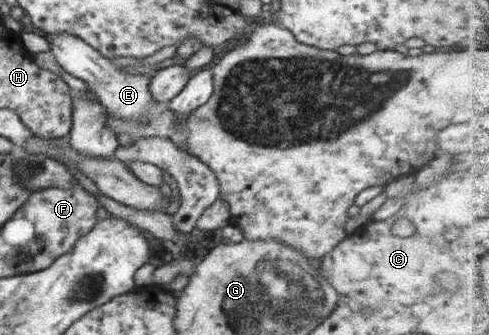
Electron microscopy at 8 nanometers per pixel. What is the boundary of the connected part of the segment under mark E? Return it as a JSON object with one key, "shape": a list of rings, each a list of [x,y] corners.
{"shape":[[[64,32],[51,35],[50,51],[54,54],[57,64],[66,73],[75,76],[75,78],[81,78],[88,84],[88,90],[96,94],[98,102],[103,104],[109,113],[115,113],[118,117],[137,117],[138,122],[141,121],[141,116],[144,117],[155,103],[159,103],[152,98],[149,90],[150,80],[155,72],[169,66],[182,66],[187,61],[176,55],[156,64],[156,68],[149,73],[125,75],[125,73],[121,73],[121,69],[117,69],[112,64],[111,60],[101,56],[84,40]]]}

